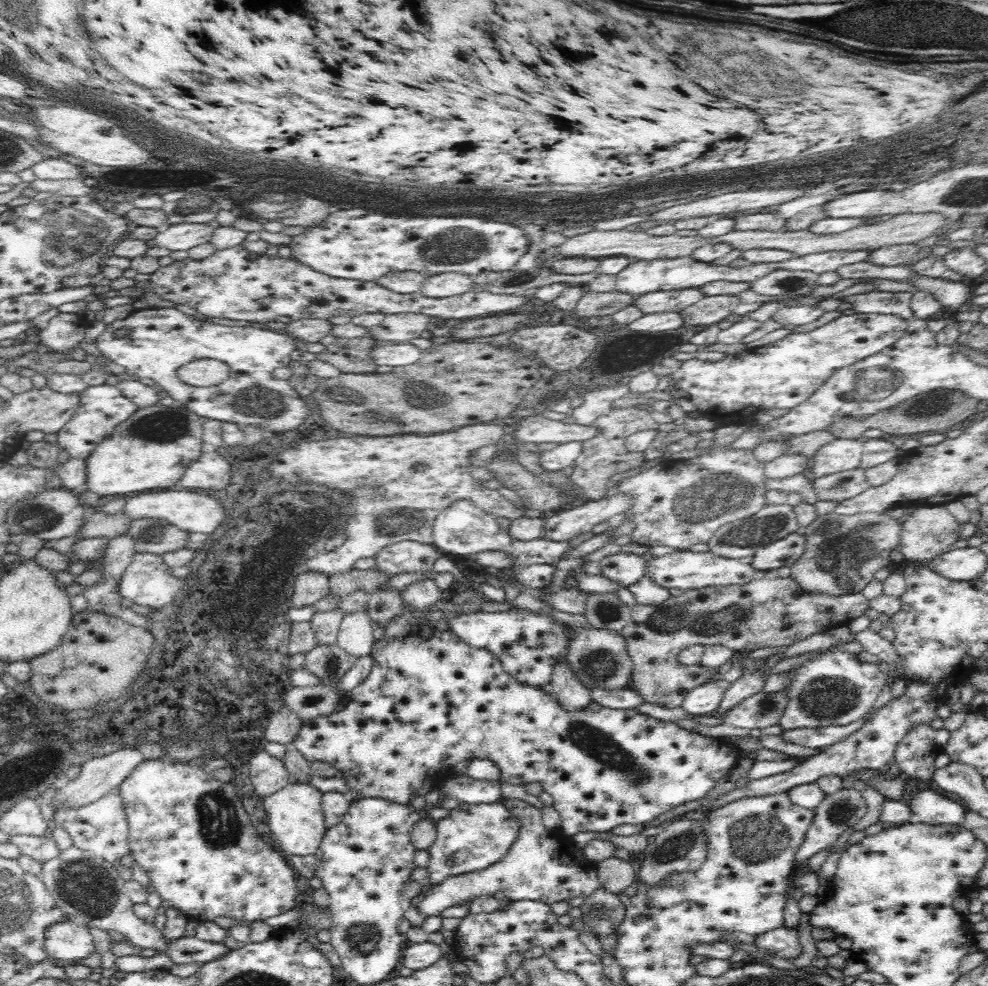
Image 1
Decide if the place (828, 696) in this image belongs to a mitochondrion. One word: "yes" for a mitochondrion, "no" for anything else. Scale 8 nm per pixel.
yes

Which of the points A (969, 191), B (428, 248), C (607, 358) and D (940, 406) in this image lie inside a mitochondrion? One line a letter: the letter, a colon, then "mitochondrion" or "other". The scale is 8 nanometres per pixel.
A: mitochondrion
B: mitochondrion
C: other
D: mitochondrion

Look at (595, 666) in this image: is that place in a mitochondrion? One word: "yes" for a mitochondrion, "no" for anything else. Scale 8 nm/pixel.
yes

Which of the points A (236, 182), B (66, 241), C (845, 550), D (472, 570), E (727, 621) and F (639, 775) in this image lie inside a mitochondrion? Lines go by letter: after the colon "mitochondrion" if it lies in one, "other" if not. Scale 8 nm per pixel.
A: mitochondrion
B: mitochondrion
C: mitochondrion
D: other
E: mitochondrion
F: mitochondrion

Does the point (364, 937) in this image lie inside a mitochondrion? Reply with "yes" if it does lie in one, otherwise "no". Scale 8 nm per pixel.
yes

